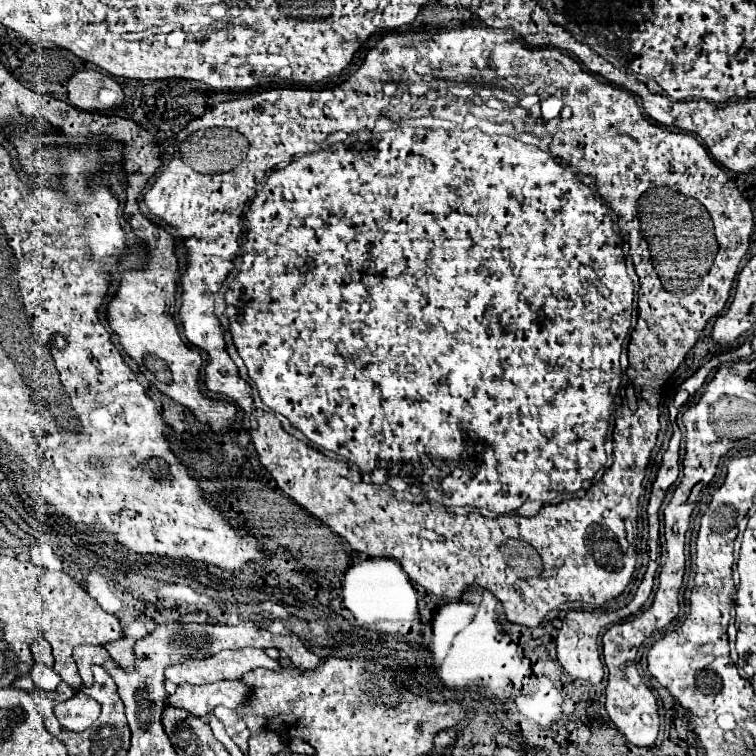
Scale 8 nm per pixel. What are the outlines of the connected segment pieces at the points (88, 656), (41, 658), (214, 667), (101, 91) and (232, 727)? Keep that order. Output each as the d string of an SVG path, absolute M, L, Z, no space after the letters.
M79 645L79 647L75 647L73 659L77 663L79 675L81 675L81 679L83 679L85 685L93 683L93 675L91 675L91 667L93 665L103 665L107 661L113 663L113 659L105 651L105 647L99 647L99 645Z
M35 639L35 641L31 643L31 652L35 663L43 663L43 665L49 667L54 665L54 658L49 641L45 641L45 639Z
M241 649L241 651L221 651L209 659L189 659L181 665L169 667L165 675L175 685L181 683L205 685L219 679L241 679L245 673L257 667L265 667L271 671L283 669L283 665L271 659L263 649Z
M85 69L67 81L69 103L83 111L107 111L123 101L121 85L107 73Z
M215 707L213 715L223 723L227 735L239 745L239 749L243 753L247 753L247 739L251 733L249 733L249 727L245 725L245 721L235 711L231 711L227 707Z

